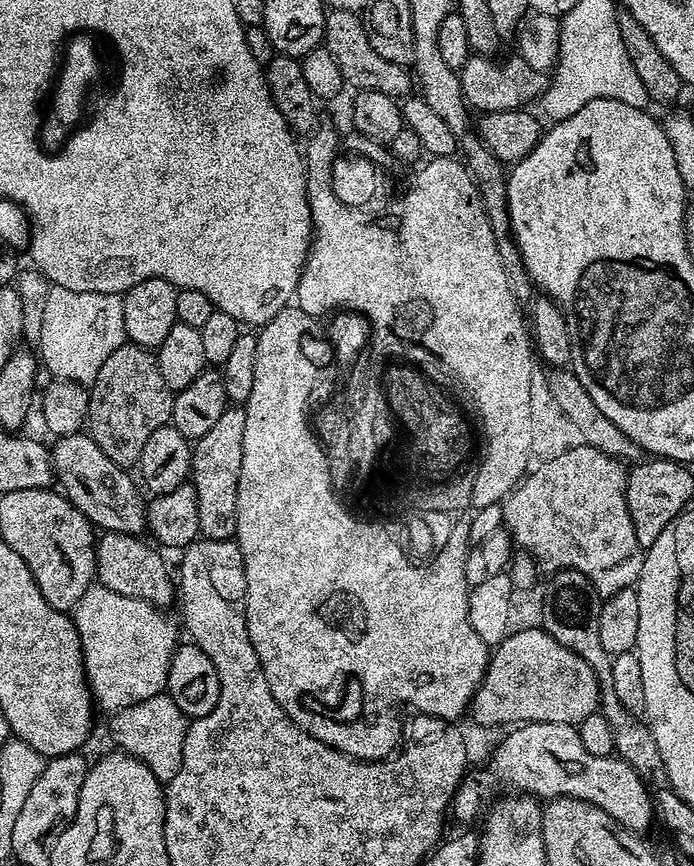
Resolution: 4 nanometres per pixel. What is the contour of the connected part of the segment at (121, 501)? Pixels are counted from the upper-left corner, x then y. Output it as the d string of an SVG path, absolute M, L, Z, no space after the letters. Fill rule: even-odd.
M83 431L61 436L55 443L50 448L52 470L68 501L78 510L82 510L82 514L86 514L86 518L97 529L140 536L146 528L146 500L145 497L140 497L141 489L137 481L132 481L121 465L106 458L98 442L94 442Z

